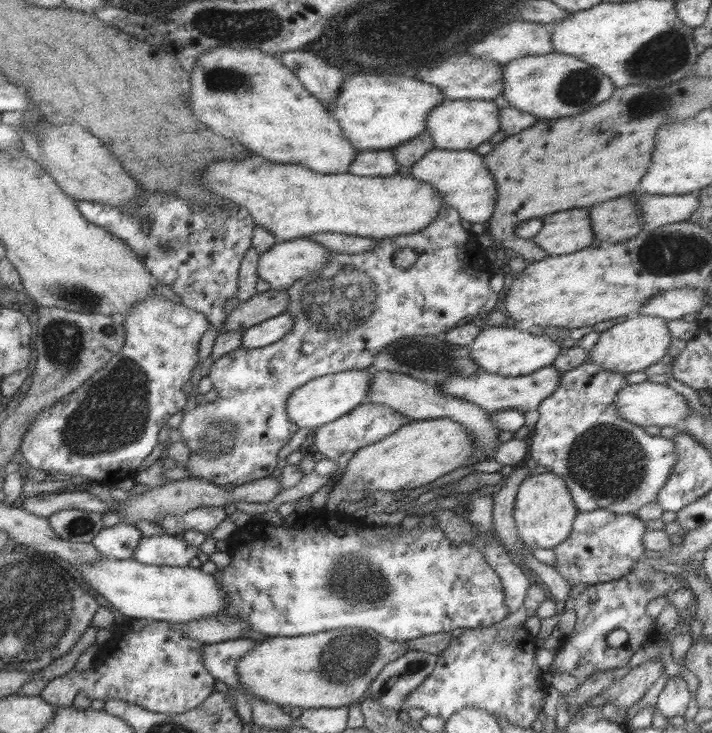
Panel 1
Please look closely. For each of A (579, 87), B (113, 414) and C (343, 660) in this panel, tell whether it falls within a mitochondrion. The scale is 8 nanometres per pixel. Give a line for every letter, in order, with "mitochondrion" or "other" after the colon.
A: mitochondrion
B: mitochondrion
C: mitochondrion

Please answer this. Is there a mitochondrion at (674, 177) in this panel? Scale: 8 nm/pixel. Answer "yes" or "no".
no

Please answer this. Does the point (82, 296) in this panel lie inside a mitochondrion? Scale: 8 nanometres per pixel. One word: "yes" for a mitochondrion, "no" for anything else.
yes

